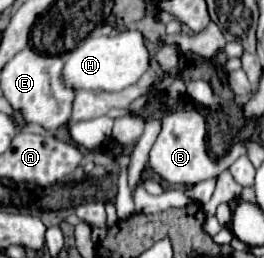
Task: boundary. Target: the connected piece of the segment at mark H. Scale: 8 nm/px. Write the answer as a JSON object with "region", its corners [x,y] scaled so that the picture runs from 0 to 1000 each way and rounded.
{"region":[[[466,116],[428,140],[330,140],[246,217],[239,310],[269,341],[443,357],[511,326],[564,271],[564,194],[527,116]]]}

